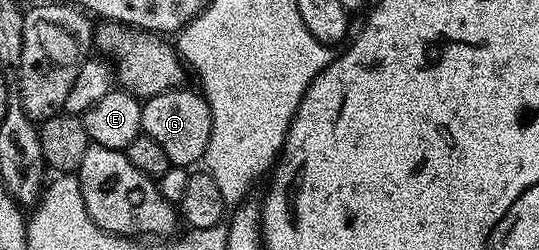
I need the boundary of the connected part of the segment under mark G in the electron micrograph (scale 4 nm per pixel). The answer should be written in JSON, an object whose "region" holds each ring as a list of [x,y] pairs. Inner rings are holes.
{"region":[[[186,90],[165,91],[145,100],[142,103],[142,134],[152,137],[152,141],[156,141],[156,145],[160,145],[164,149],[170,166],[190,169],[203,162],[208,149],[208,137],[212,133],[212,113],[210,107],[206,104],[206,98],[202,94],[197,90]]]}

